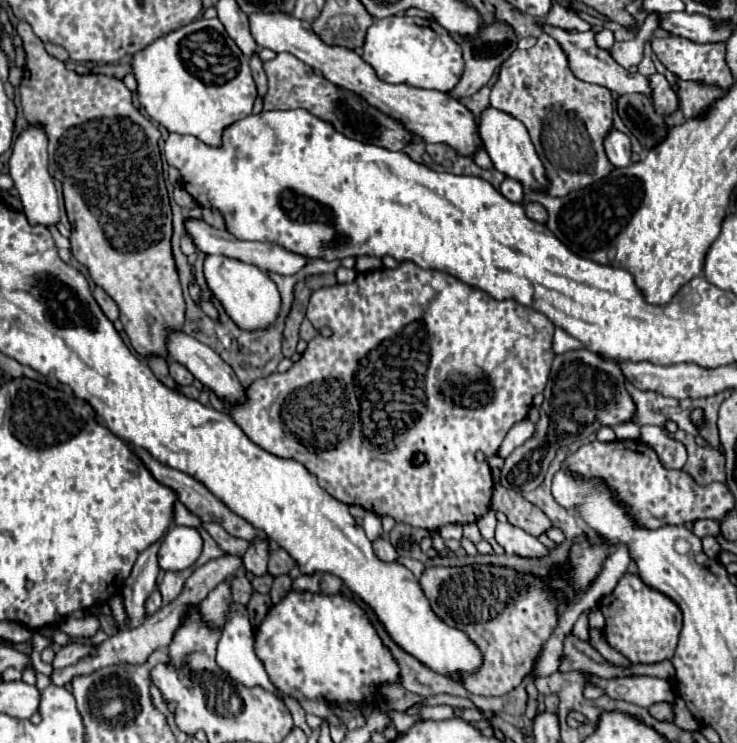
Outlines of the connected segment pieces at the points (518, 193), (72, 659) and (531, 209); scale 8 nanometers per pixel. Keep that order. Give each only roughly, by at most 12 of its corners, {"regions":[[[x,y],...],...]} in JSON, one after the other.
{"regions":[[[506,178],[500,192],[508,200],[522,202],[522,184]],[[68,642],[52,666],[66,668],[94,656],[96,644]],[[526,204],[526,216],[544,224],[548,212],[542,204]]]}

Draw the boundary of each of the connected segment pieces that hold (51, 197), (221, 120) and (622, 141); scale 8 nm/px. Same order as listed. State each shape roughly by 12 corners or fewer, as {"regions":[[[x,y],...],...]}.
{"regions":[[[30,122],[8,162],[30,224],[60,220],[44,126]],[[218,18],[138,50],[136,96],[220,144],[252,112],[248,56]],[[612,128],[604,138],[608,160],[616,168],[630,164],[630,138]]]}

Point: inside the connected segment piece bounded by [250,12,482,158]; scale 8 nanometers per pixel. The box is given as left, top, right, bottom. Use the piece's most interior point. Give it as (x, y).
(434, 116)

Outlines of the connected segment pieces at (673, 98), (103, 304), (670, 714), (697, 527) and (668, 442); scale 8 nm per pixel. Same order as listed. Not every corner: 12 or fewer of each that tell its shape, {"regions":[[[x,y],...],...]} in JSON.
{"regions":[[[650,74],[650,100],[656,114],[674,114],[678,96],[666,76]],[[94,288],[94,298],[102,312],[114,322],[118,318],[116,302]],[[658,702],[648,708],[650,716],[662,722],[674,720],[672,704]],[[696,520],[692,532],[698,538],[720,534],[716,520]],[[642,426],[650,444],[666,468],[682,468],[686,448],[660,426]]]}

